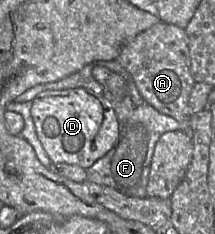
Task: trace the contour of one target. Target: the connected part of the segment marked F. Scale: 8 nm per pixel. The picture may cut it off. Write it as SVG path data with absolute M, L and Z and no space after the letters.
M146 102L135 106L131 114L119 122L119 135L113 147L86 169L87 180L109 186L129 196L147 197L148 175L155 144L162 134L175 130L182 128L173 117L160 113Z

